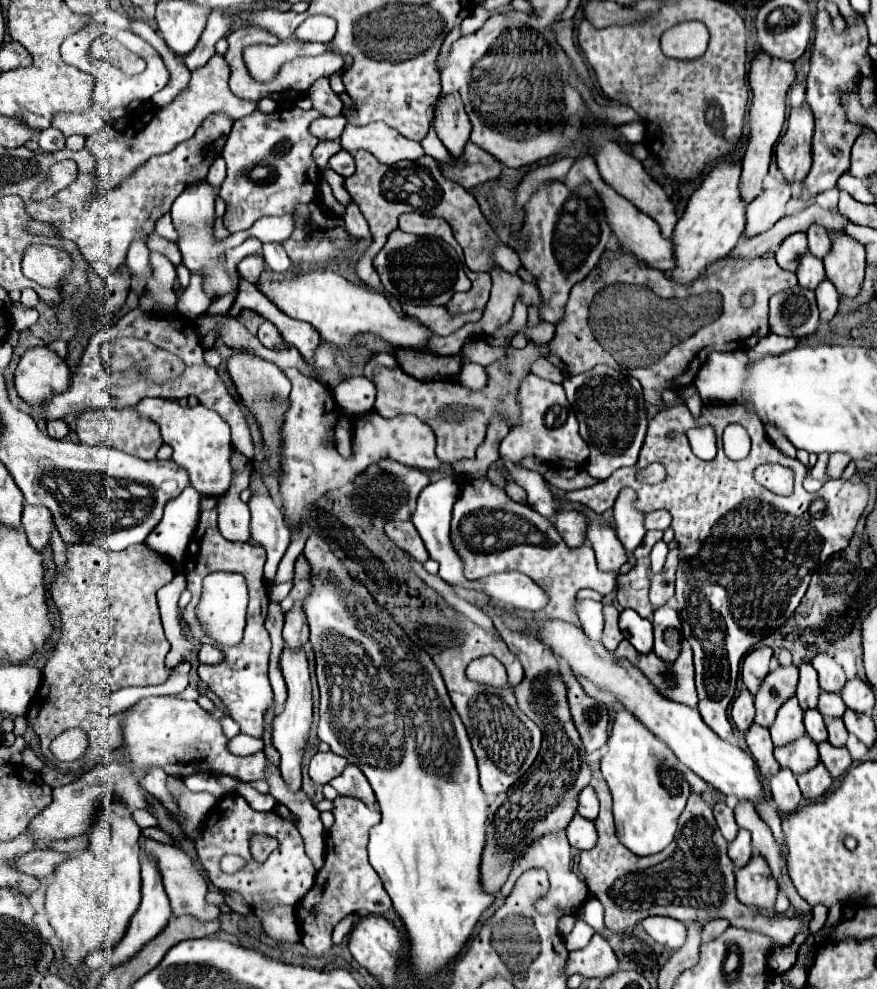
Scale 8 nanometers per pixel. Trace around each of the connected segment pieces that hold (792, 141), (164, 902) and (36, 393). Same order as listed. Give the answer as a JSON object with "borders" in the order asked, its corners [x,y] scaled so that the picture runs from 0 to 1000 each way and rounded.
{"borders":[[[[905,108],[899,118],[899,130],[885,147],[887,171],[903,185],[917,183],[926,167],[926,134],[928,116],[924,108]]],[[[164,862],[162,865],[162,911],[160,911],[157,921],[148,929],[148,935],[146,935],[139,951],[132,956],[132,960],[123,968],[123,980],[146,972],[151,966],[155,966],[155,962],[160,962],[160,958],[169,949],[176,949],[189,937],[189,933],[194,929],[194,923],[196,921],[194,921],[194,913],[192,913],[192,907],[189,907],[189,901],[187,901],[187,895],[185,895],[185,885],[182,885],[182,879],[180,879],[180,871]]],[[[52,349],[36,351],[25,359],[18,371],[16,389],[32,410],[48,410],[50,403],[80,391],[78,367]]]]}

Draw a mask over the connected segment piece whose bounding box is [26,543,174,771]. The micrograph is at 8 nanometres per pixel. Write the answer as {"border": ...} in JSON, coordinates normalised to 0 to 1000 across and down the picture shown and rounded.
{"border":[[[100,549],[75,551],[75,571],[64,577],[57,592],[59,606],[71,624],[71,644],[48,678],[50,685],[39,705],[39,715],[30,721],[32,735],[46,745],[48,763],[66,778],[94,780],[116,769],[141,767],[137,757],[114,757],[114,765],[103,757],[91,769],[68,771],[57,761],[57,751],[82,735],[114,735],[121,729],[123,705],[137,695],[182,693],[192,687],[194,676],[187,668],[194,650],[187,644],[178,598],[196,585],[196,569],[166,549],[132,559]]]}

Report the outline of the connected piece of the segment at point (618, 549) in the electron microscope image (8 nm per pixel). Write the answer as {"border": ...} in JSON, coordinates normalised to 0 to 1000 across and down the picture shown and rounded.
{"border":[[[673,527],[668,533],[668,543],[680,557],[680,567],[686,577],[700,577],[714,569],[712,553],[707,551],[700,535],[693,529],[677,529]]]}

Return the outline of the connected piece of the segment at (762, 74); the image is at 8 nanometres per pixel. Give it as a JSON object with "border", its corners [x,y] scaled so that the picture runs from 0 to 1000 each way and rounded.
{"border":[[[864,54],[864,58],[857,62],[853,84],[857,90],[857,106],[855,106],[855,139],[853,139],[853,149],[846,161],[846,185],[844,193],[851,205],[855,205],[869,191],[869,181],[876,175],[880,151],[892,134],[892,126],[896,120],[896,94],[901,86],[905,84],[905,68],[899,62],[885,62],[876,58],[873,54]]]}

